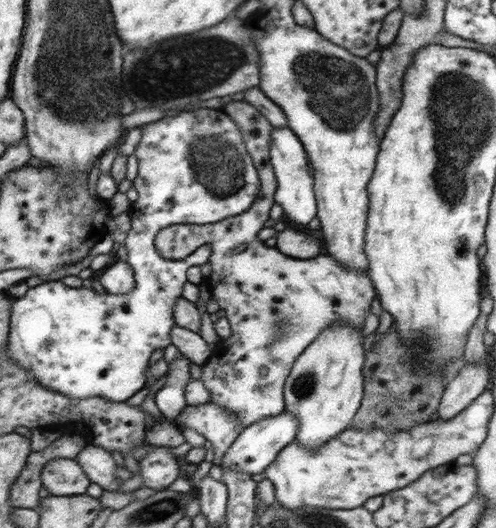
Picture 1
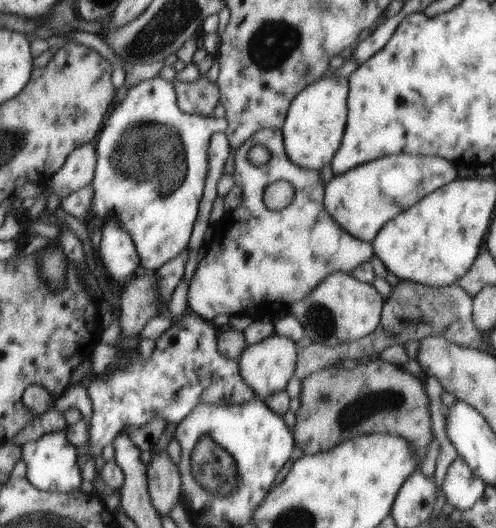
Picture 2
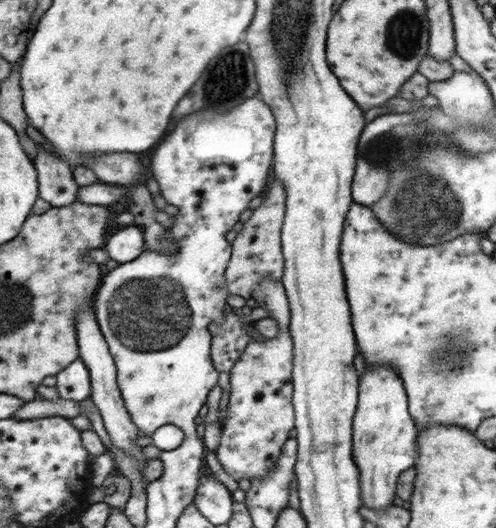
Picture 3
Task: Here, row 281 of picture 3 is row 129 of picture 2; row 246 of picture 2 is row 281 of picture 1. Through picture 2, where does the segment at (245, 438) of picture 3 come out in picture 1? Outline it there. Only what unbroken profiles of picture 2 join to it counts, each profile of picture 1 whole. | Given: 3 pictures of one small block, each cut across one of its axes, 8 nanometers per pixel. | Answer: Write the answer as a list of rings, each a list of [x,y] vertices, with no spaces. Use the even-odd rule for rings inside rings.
[[[233,101],[222,110],[240,129],[259,173],[260,192],[246,212],[214,225],[170,225],[158,234],[156,247],[162,255],[172,259],[186,258],[202,246],[212,250],[209,258],[212,268],[207,280],[212,286],[211,296],[229,320],[232,334],[219,339],[215,353],[207,365],[202,366],[201,380],[211,394],[209,402],[234,413],[244,430],[285,410],[283,386],[298,355],[334,323],[346,321],[361,329],[377,292],[368,274],[345,267],[328,254],[309,259],[292,258],[258,239],[258,231],[269,219],[277,189],[269,159],[273,126],[258,109],[243,101]],[[238,244],[246,244],[248,248],[234,254],[232,248]]]

